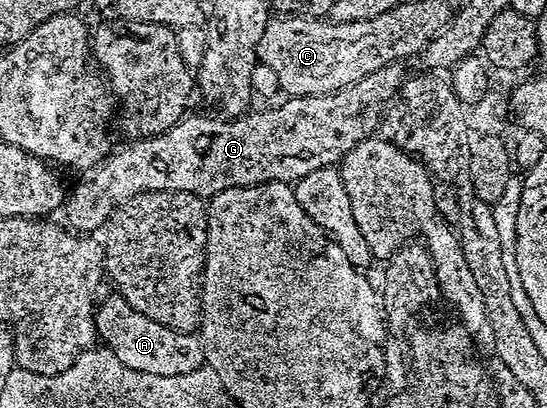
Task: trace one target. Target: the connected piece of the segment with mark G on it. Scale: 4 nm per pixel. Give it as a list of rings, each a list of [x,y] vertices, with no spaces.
[[[392,64],[357,80],[357,84],[344,90],[335,90],[331,94],[291,96],[280,106],[271,106],[268,110],[252,109],[226,120],[222,117],[206,118],[203,114],[191,112],[165,132],[127,140],[120,150],[112,149],[106,158],[80,173],[83,175],[79,183],[72,190],[70,187],[65,198],[66,221],[76,231],[95,232],[98,226],[99,229],[106,227],[107,219],[121,203],[142,190],[185,190],[209,200],[230,186],[253,186],[256,182],[272,180],[290,183],[322,166],[336,165],[361,139],[372,137],[378,131],[375,129],[379,126],[379,113],[383,105],[399,90],[399,69],[398,65]]]

